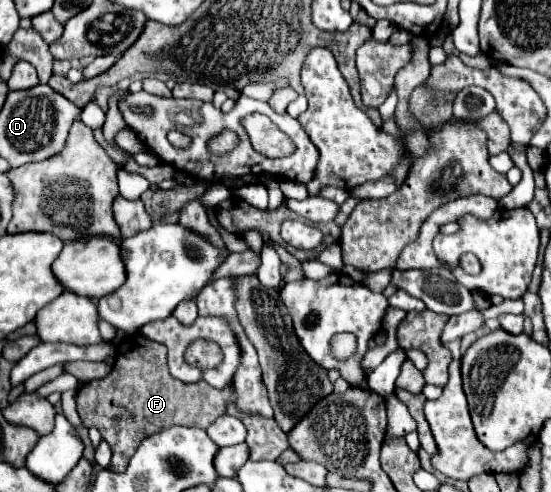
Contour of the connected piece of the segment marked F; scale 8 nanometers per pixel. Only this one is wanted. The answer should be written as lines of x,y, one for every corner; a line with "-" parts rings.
140,333
128,335
134,341
122,341
116,353
116,363
114,369
104,377
104,379
94,379
88,381
84,387
78,389
76,395
76,405
78,405
78,413
84,421
86,427
96,427
102,435
102,439
108,441
110,449
112,449
112,463
110,469
114,473
122,473
126,471
126,465
132,457
132,453
138,449
140,441
148,435
154,435
162,429
168,429
172,425
184,425
184,427
202,427
206,429
216,417
226,413
226,403
234,403
234,389
214,389
210,387
206,381
196,381
196,383
182,383
180,379
172,377
168,371
168,361
166,361
166,347
158,345
156,341
150,341
146,337
142,337

